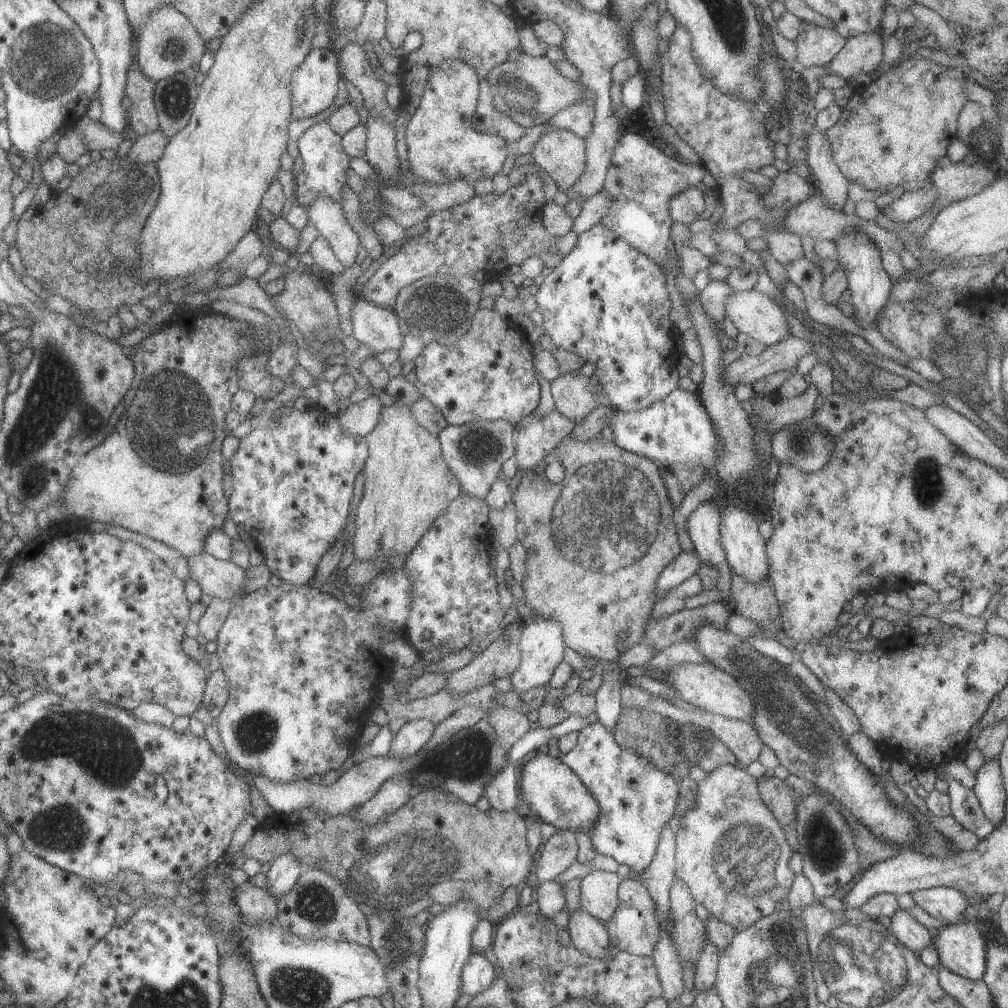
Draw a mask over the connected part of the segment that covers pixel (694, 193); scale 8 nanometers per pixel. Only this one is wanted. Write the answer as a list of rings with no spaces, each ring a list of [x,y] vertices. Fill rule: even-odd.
[[[699,186],[674,194],[668,202],[668,213],[672,220],[684,225],[693,222],[703,212],[703,197]]]

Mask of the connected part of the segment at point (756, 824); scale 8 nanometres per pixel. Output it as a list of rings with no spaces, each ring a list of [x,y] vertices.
[[[722,764],[716,766],[710,773],[707,773],[705,777],[697,783],[695,789],[695,804],[694,807],[685,814],[677,818],[674,822],[674,839],[675,839],[675,879],[683,881],[691,893],[692,899],[695,904],[701,904],[705,910],[709,912],[711,916],[717,918],[717,920],[723,921],[730,927],[733,927],[735,931],[742,931],[753,923],[756,923],[760,918],[770,915],[774,910],[778,902],[785,900],[789,887],[794,878],[794,874],[789,869],[789,857],[793,851],[787,841],[785,840],[785,833],[782,831],[780,824],[775,820],[775,817],[769,812],[769,809],[763,804],[761,800],[758,784],[746,770],[744,766],[737,764]]]

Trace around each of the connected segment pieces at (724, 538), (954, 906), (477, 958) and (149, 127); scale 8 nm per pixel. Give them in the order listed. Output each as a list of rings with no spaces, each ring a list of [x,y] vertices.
[[[727,506],[720,510],[720,539],[724,548],[727,564],[733,574],[749,583],[768,582],[768,556],[765,550],[766,541],[758,531],[758,523],[748,511]]]
[[[933,887],[920,891],[913,891],[910,893],[914,903],[937,920],[942,922],[942,926],[957,924],[958,922],[965,921],[963,919],[963,913],[969,908],[969,902],[966,900],[966,896],[961,894],[958,890],[951,887]]]
[[[471,952],[461,969],[461,993],[476,996],[483,992],[493,979],[495,972],[489,960],[482,953]]]
[[[135,62],[128,67],[124,95],[130,100],[126,112],[127,126],[132,136],[141,136],[159,129],[153,102],[154,82],[140,73]]]

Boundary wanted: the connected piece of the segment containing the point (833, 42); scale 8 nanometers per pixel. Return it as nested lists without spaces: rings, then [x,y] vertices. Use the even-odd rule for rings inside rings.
[[[803,22],[803,28],[794,40],[797,67],[827,65],[846,40],[835,29],[819,28]]]

